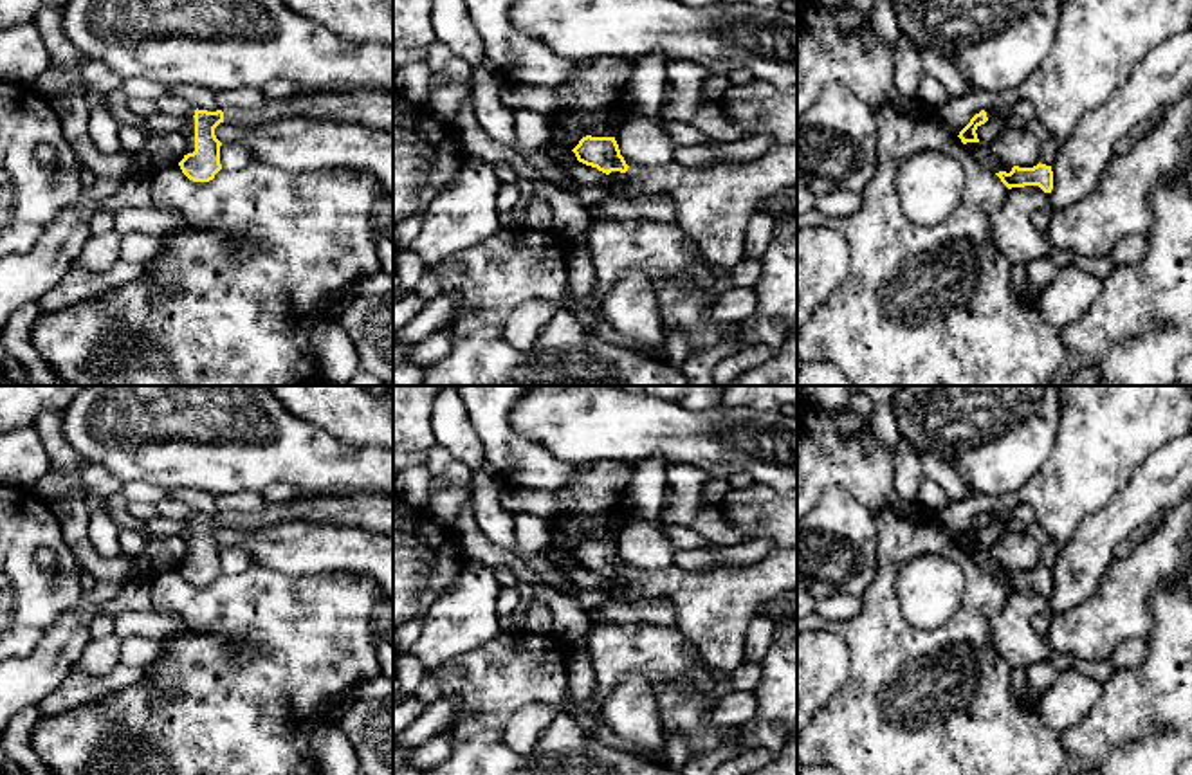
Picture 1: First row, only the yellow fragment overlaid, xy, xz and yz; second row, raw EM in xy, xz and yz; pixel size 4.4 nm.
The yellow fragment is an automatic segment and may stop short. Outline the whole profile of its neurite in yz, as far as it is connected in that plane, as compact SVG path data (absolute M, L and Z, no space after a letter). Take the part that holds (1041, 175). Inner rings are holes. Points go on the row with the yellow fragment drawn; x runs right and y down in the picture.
M1041 162L1033 168L1013 166L1010 173L999 171L995 175L1008 189L1024 186L1039 186L1044 193L1051 193L1053 189L1051 166Z

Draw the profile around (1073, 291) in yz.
M1073 263L1059 269L1053 281L1032 299L1032 305L1048 323L1064 328L1084 317L1102 290L1102 279Z

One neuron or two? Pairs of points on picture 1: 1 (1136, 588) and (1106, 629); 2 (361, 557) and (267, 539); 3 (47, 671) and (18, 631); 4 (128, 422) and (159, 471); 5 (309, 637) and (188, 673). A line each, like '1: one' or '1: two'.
1: one
2: one
3: two
4: one
5: one

